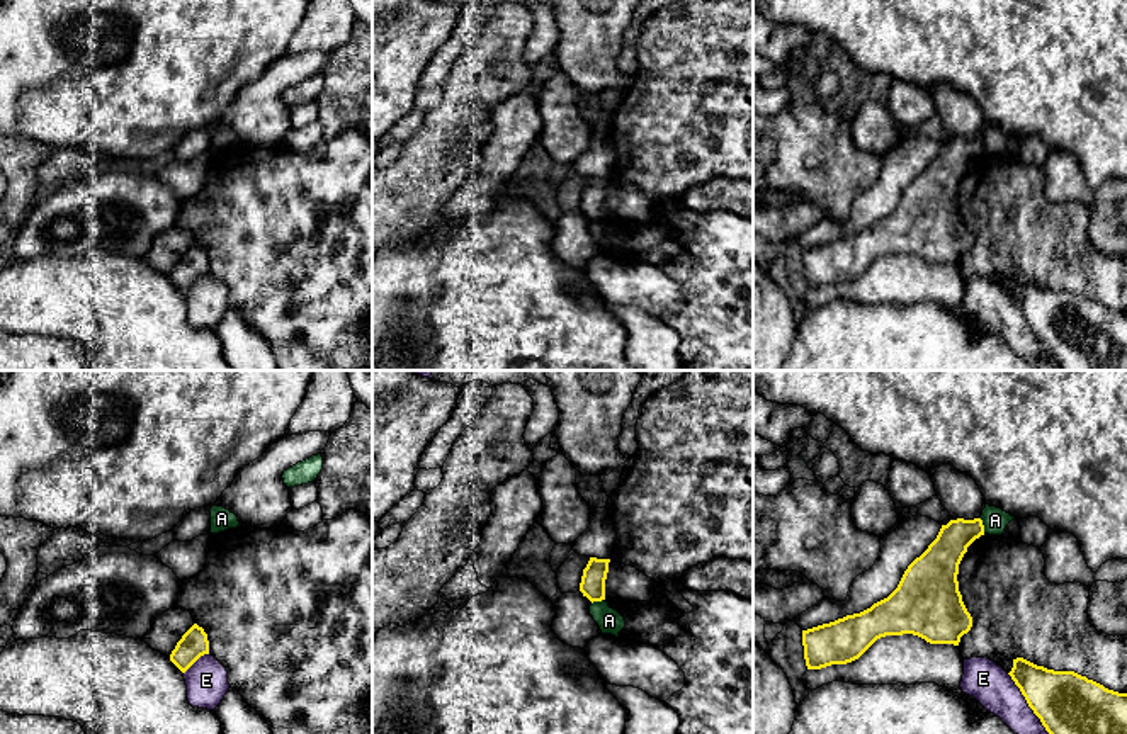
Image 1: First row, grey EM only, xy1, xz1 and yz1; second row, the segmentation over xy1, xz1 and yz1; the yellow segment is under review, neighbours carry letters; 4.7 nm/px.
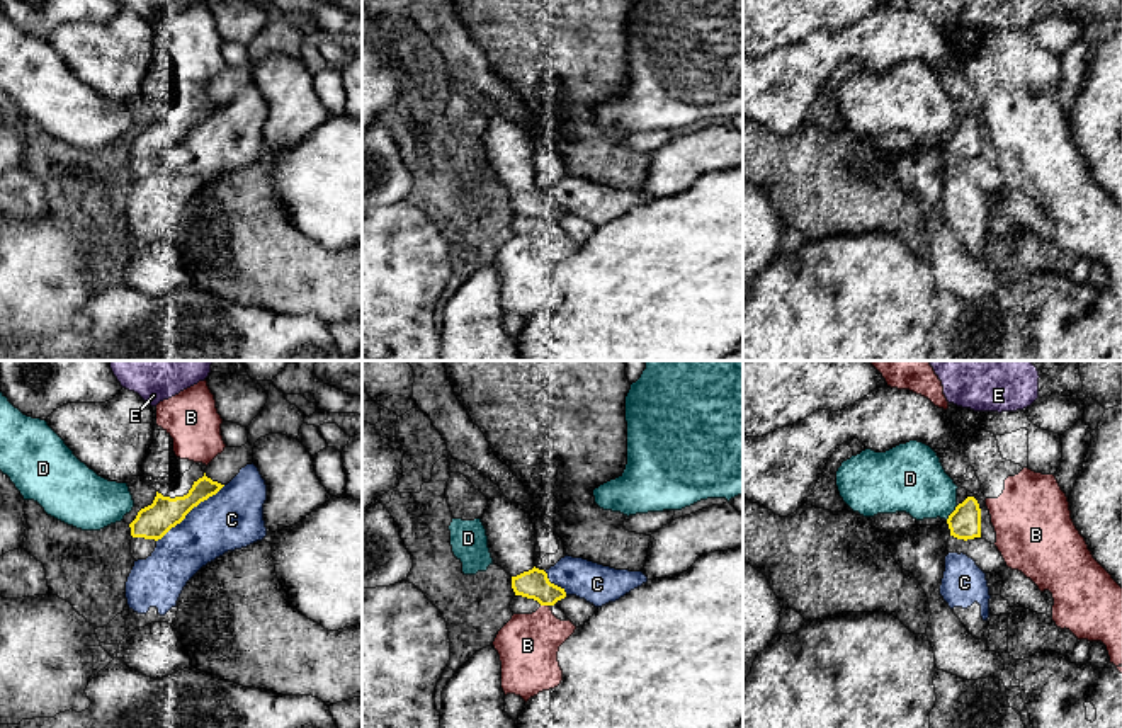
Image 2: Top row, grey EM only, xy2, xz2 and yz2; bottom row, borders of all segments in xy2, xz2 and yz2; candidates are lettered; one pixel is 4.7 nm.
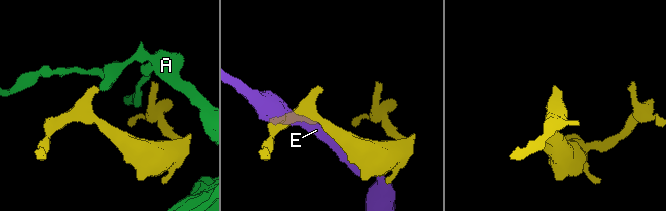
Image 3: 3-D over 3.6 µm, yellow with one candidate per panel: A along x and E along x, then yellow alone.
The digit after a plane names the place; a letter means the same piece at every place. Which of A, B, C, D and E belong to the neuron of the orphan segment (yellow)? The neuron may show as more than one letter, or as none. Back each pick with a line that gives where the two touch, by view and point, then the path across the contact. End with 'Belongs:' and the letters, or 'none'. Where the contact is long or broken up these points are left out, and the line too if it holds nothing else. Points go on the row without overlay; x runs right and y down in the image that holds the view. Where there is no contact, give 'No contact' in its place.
Belongs: none

